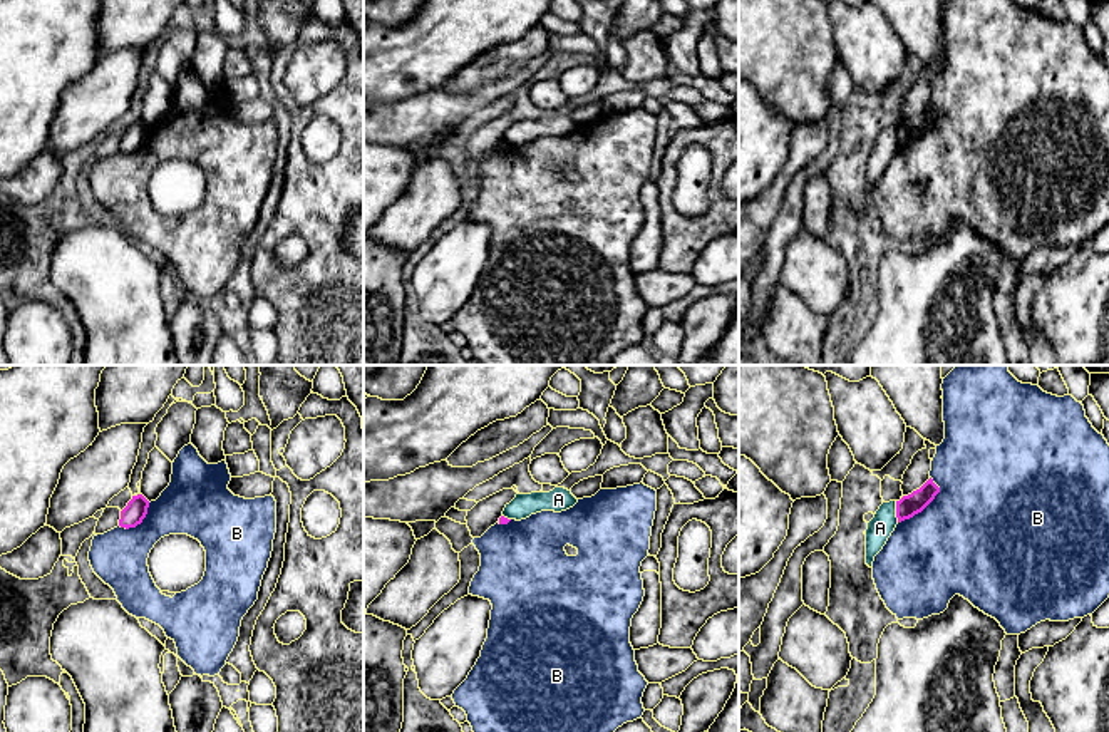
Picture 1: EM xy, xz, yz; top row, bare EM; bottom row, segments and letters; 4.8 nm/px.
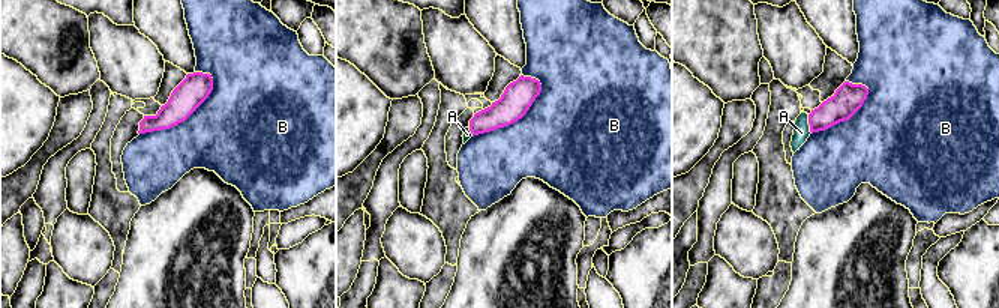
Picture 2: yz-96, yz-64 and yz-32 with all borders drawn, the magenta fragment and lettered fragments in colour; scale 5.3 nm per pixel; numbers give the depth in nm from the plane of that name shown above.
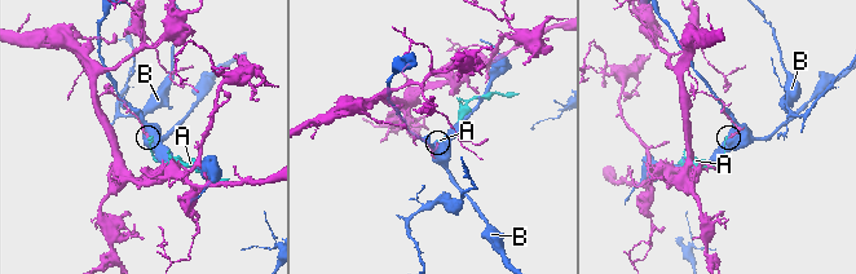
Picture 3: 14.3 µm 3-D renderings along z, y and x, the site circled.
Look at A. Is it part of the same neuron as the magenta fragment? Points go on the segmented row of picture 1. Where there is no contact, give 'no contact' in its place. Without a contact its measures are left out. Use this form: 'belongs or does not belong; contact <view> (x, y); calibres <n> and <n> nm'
does not belong; contact yz (897, 511); calibres 100 and 120 nm

